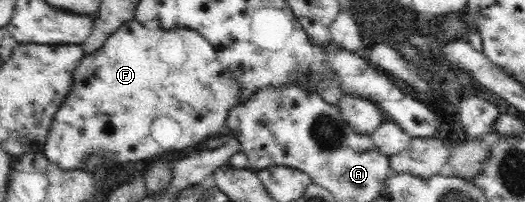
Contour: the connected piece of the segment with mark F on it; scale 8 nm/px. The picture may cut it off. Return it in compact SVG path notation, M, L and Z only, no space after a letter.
M134 18L130 21L126 21L120 25L120 27L111 33L104 42L104 45L94 51L85 55L82 61L76 67L74 81L66 99L64 99L60 109L56 111L54 119L48 131L48 137L46 137L46 143L44 143L43 154L50 160L65 170L80 169L84 159L90 157L92 153L97 155L103 155L112 161L118 161L120 165L127 166L130 162L134 161L146 161L152 159L152 157L160 157L164 153L172 153L172 151L182 151L188 149L188 147L197 147L202 141L207 141L211 136L226 134L226 121L229 111L236 105L241 103L243 93L241 93L240 84L233 78L233 75L224 69L222 63L217 59L218 51L215 47L212 47L199 31L194 29L188 29L187 27L176 27L176 29L146 29L140 22L137 22Z

